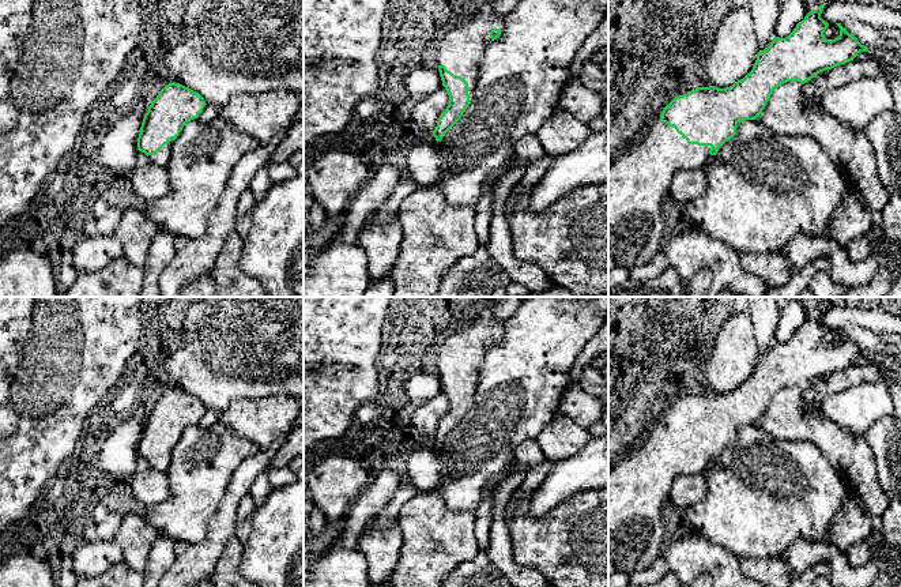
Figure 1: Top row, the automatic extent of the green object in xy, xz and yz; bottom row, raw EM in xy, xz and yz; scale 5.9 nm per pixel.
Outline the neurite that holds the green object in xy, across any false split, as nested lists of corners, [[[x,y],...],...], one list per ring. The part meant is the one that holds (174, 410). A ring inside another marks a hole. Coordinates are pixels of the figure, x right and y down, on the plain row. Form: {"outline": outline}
{"outline": [[[176,387],[166,390],[144,419],[137,455],[158,471],[166,473],[174,445],[188,426],[199,422],[206,410],[199,398]]]}

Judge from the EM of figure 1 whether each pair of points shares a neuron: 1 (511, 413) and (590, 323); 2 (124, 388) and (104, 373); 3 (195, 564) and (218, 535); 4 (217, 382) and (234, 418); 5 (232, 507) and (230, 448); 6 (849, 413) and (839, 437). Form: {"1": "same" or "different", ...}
{"1": "same", "2": "different", "3": "same", "4": "different", "5": "different", "6": "different"}

